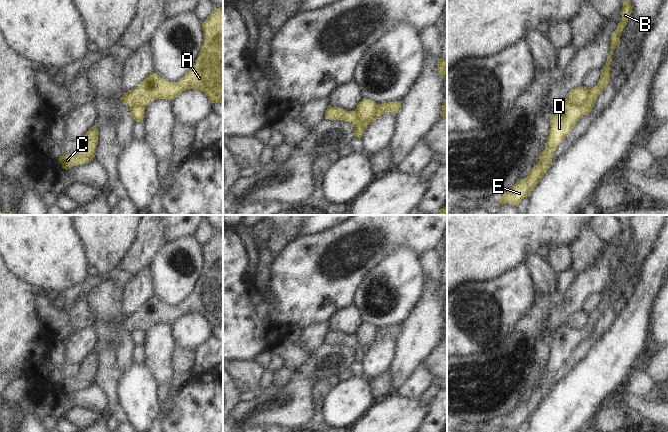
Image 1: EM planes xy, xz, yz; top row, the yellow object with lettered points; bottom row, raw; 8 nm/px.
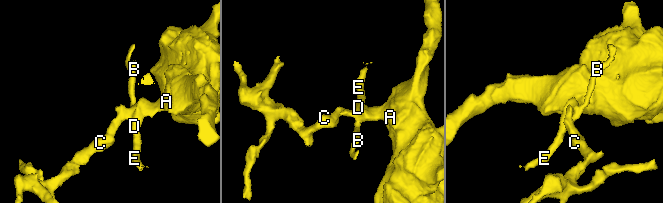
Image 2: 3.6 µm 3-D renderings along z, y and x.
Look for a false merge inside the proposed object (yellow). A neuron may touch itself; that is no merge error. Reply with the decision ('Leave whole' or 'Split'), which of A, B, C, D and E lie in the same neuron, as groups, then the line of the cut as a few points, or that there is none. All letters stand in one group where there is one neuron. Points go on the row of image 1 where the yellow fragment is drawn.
Split. Groups: A C / B D E. Split along yz (589, 90), (586, 100), (582, 104), (571, 103), (566, 98).

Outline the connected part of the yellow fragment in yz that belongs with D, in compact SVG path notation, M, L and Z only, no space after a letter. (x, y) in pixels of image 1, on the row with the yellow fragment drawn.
M630 0L624 1L621 11L621 21L618 23L617 29L612 33L609 56L605 66L601 69L601 77L598 84L589 90L587 101L583 105L571 103L567 98L559 101L551 115L549 135L545 143L546 148L539 155L538 163L531 169L526 178L518 181L510 190L498 198L500 204L518 206L525 197L531 194L534 187L552 165L552 156L559 144L570 134L578 121L591 112L597 97L609 84L612 52L620 44L622 30L632 12Z

